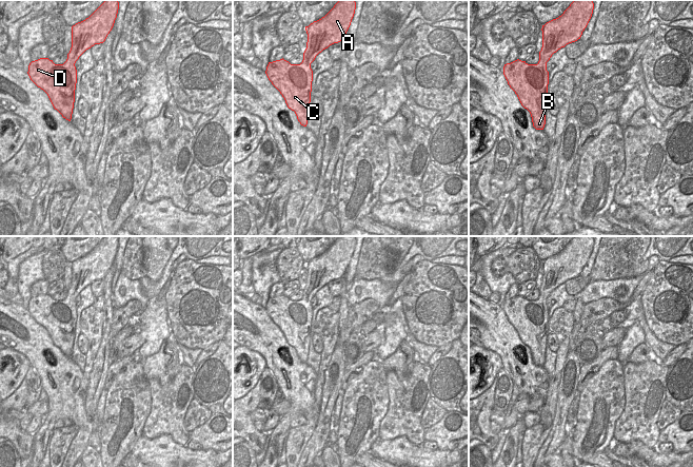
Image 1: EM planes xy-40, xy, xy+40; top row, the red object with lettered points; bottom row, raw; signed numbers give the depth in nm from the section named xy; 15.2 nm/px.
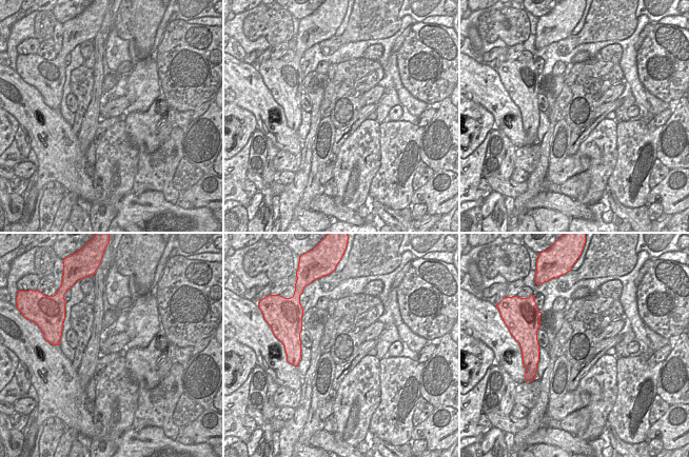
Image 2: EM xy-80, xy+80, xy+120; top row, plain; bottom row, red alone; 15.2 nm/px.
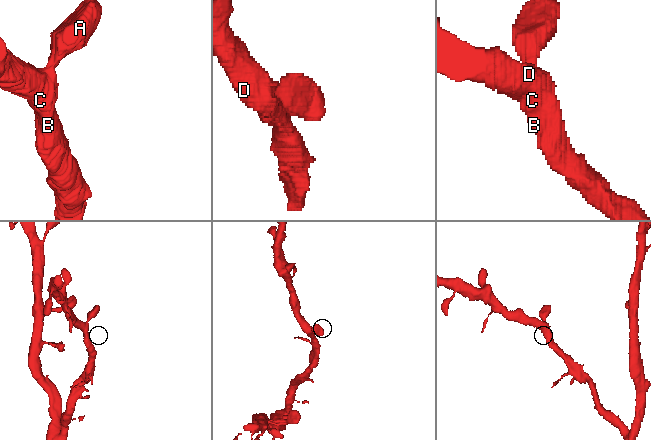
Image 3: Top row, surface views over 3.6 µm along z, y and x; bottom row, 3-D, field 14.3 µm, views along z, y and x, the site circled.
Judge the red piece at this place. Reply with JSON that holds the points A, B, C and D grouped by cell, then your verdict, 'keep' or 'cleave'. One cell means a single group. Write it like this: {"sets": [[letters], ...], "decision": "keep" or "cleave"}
{"sets": [["A", "B", "C", "D"]], "decision": "keep"}

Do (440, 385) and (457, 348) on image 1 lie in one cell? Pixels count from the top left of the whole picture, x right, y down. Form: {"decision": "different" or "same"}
{"decision": "same"}

